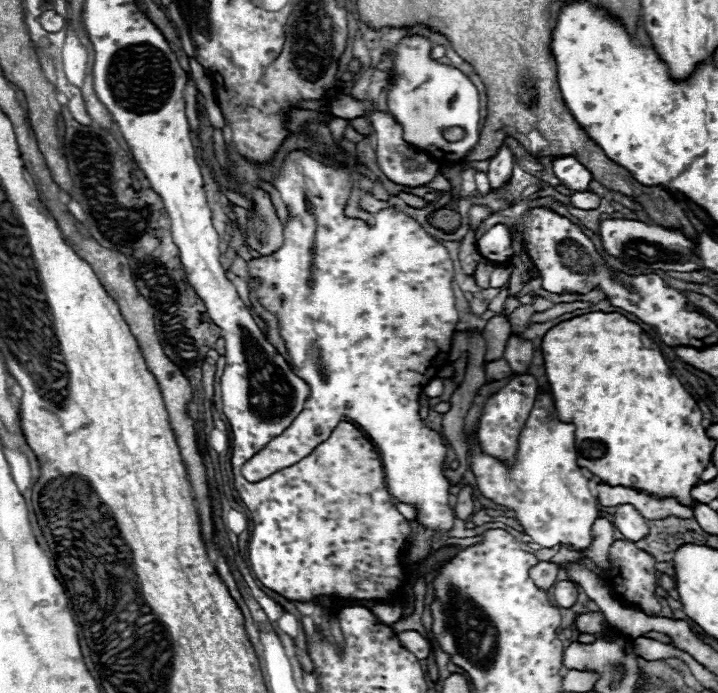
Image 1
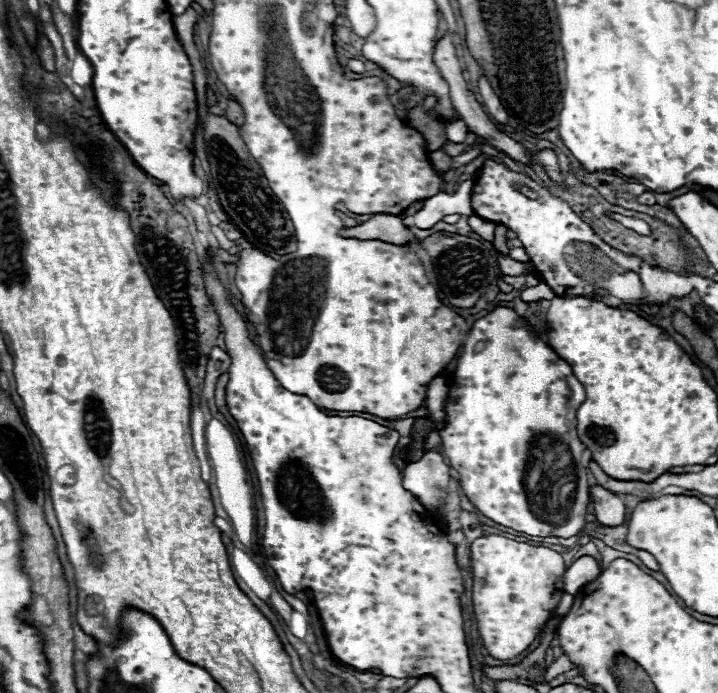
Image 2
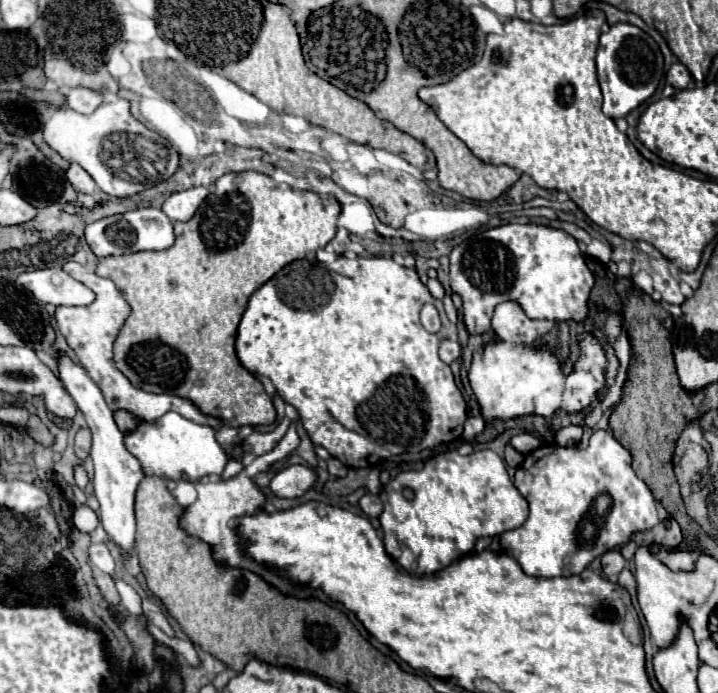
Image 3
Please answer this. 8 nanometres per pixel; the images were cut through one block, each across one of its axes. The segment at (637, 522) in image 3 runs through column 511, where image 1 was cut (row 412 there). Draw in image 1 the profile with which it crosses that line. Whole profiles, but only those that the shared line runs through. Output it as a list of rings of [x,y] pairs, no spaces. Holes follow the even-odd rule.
[[[538,394],[534,408],[520,432],[520,440],[518,440],[518,454],[516,454],[516,462],[512,466],[512,470],[504,468],[500,464],[500,460],[482,454],[478,442],[474,442],[474,458],[472,458],[472,472],[476,476],[476,484],[478,490],[490,498],[496,504],[506,506],[508,510],[516,512],[516,518],[520,520],[524,532],[540,546],[544,548],[552,548],[554,540],[556,544],[564,544],[572,550],[586,550],[592,544],[592,526],[594,520],[598,518],[598,502],[596,498],[590,494],[588,490],[588,480],[582,476],[580,466],[576,464],[576,448],[574,448],[574,426],[572,424],[564,424],[558,420],[556,416],[556,408],[554,402],[550,398],[550,394]]]

